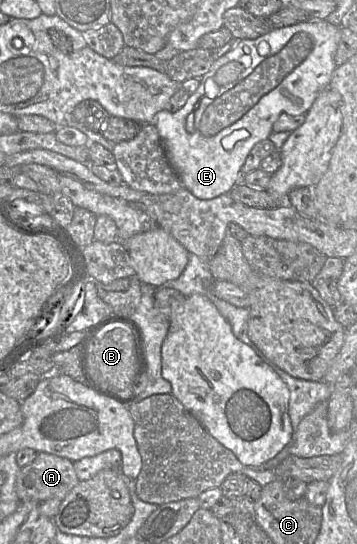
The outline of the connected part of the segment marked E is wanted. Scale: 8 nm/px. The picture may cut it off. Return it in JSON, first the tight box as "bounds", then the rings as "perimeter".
{"bounds":[155,19,340,200],"perimeter":[[[311,19],[294,25],[269,29],[256,39],[241,39],[229,52],[218,58],[201,78],[198,89],[176,112],[159,111],[155,125],[166,157],[184,188],[196,198],[207,200],[229,193],[241,179],[242,166],[251,149],[269,138],[273,124],[282,113],[306,114],[318,95],[329,88],[337,67],[335,53],[340,40],[340,26],[324,19]]]}

